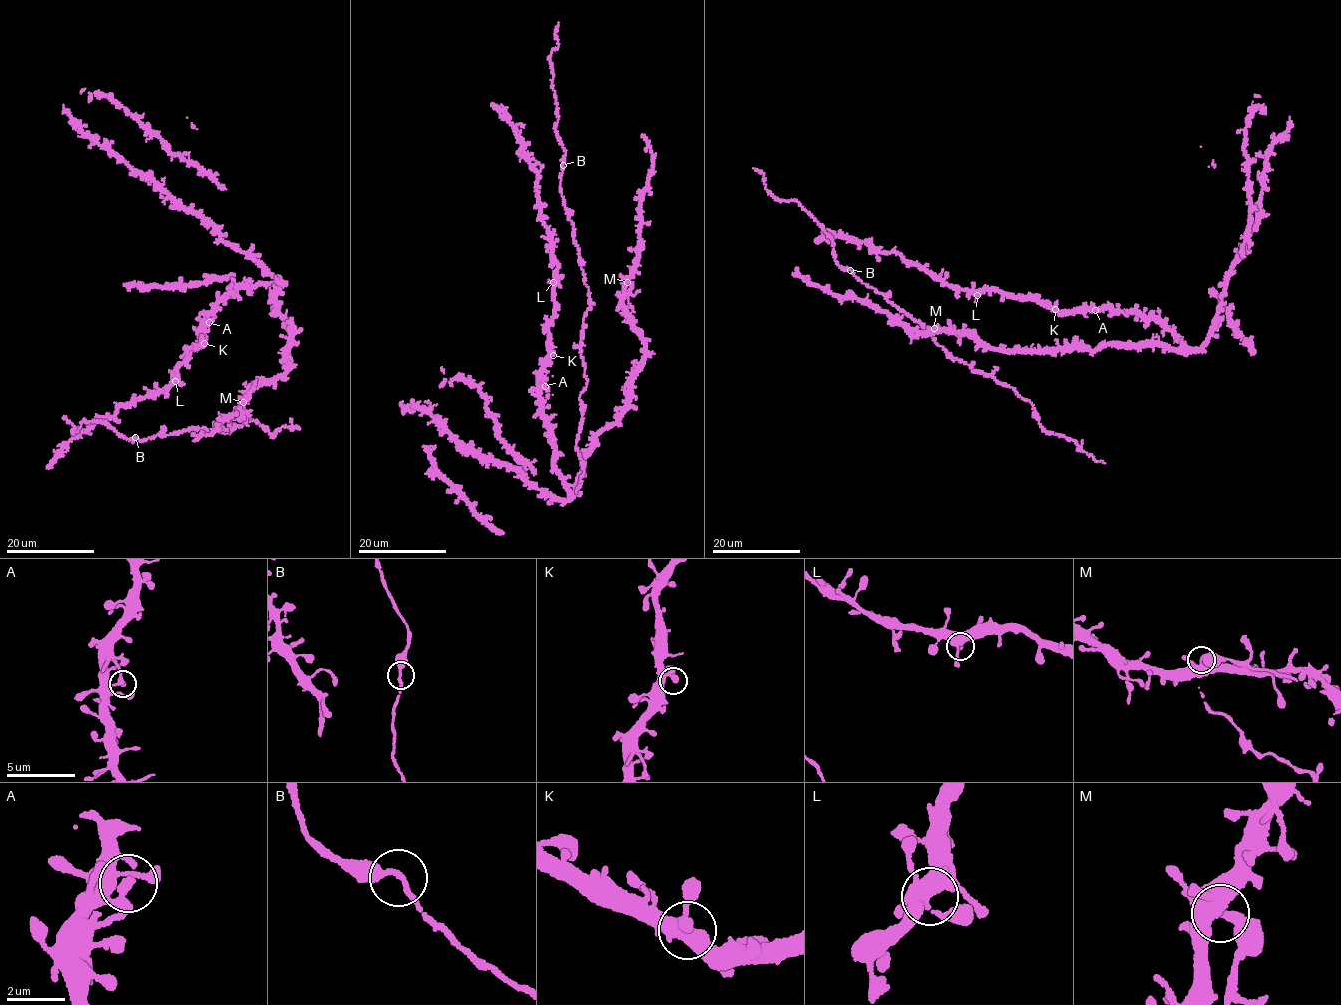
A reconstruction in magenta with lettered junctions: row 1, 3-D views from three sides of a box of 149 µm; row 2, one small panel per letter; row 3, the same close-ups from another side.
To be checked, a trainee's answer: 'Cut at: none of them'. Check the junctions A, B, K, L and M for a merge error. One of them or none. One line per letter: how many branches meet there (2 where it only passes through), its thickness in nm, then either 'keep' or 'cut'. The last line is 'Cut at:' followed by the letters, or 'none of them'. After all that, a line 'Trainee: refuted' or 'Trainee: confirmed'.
A: 2 branches meet; 280 nm thick; keep
B: 2 branches meet; 260 nm thick; keep
K: 2 branches meet; 280 nm thick; keep
L: 2 branches meet; 260 nm thick; keep
M: 2 branches meet; 320 nm thick; cut
Cut at: M
Trainee: refuted

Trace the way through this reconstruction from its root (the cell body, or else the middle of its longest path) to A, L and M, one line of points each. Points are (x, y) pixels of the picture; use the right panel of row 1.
A: (1061, 312), (1095, 310)
L: (1061, 312), (1000, 291), (985, 289), (977, 295)
M: (1061, 312), (1138, 313), (1160, 320), (1190, 350), (1143, 343), (1008, 352), (984, 347), (965, 332), (934, 328)

